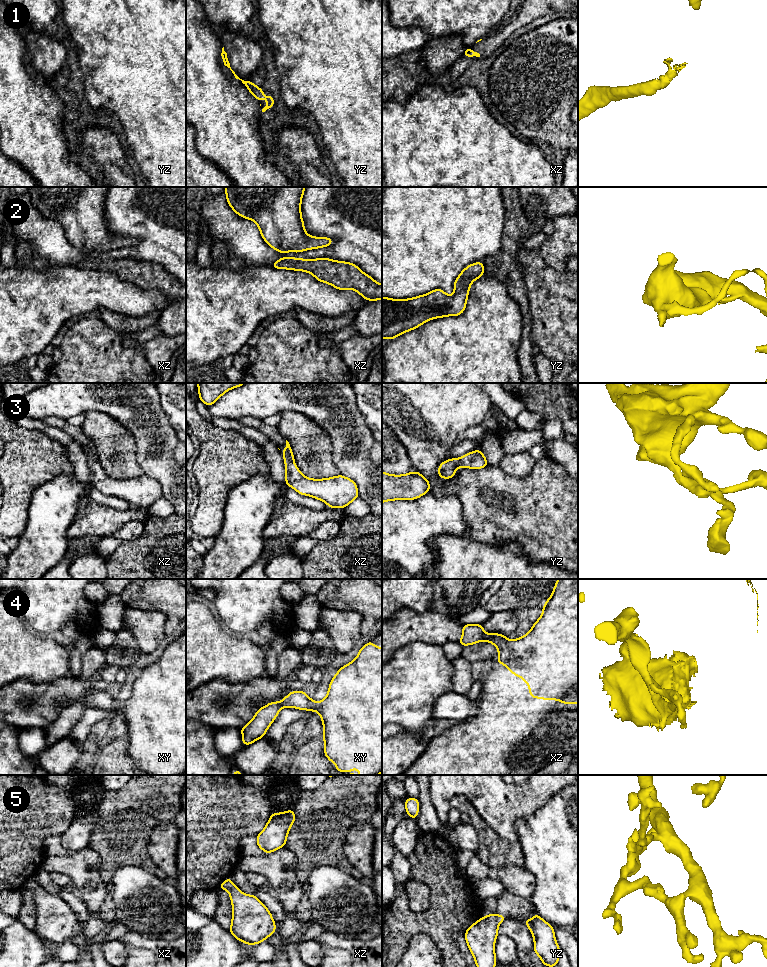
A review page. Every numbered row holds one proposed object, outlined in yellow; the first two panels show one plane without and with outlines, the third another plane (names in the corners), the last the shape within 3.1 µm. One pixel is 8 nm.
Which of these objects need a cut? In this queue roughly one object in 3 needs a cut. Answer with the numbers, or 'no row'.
1

